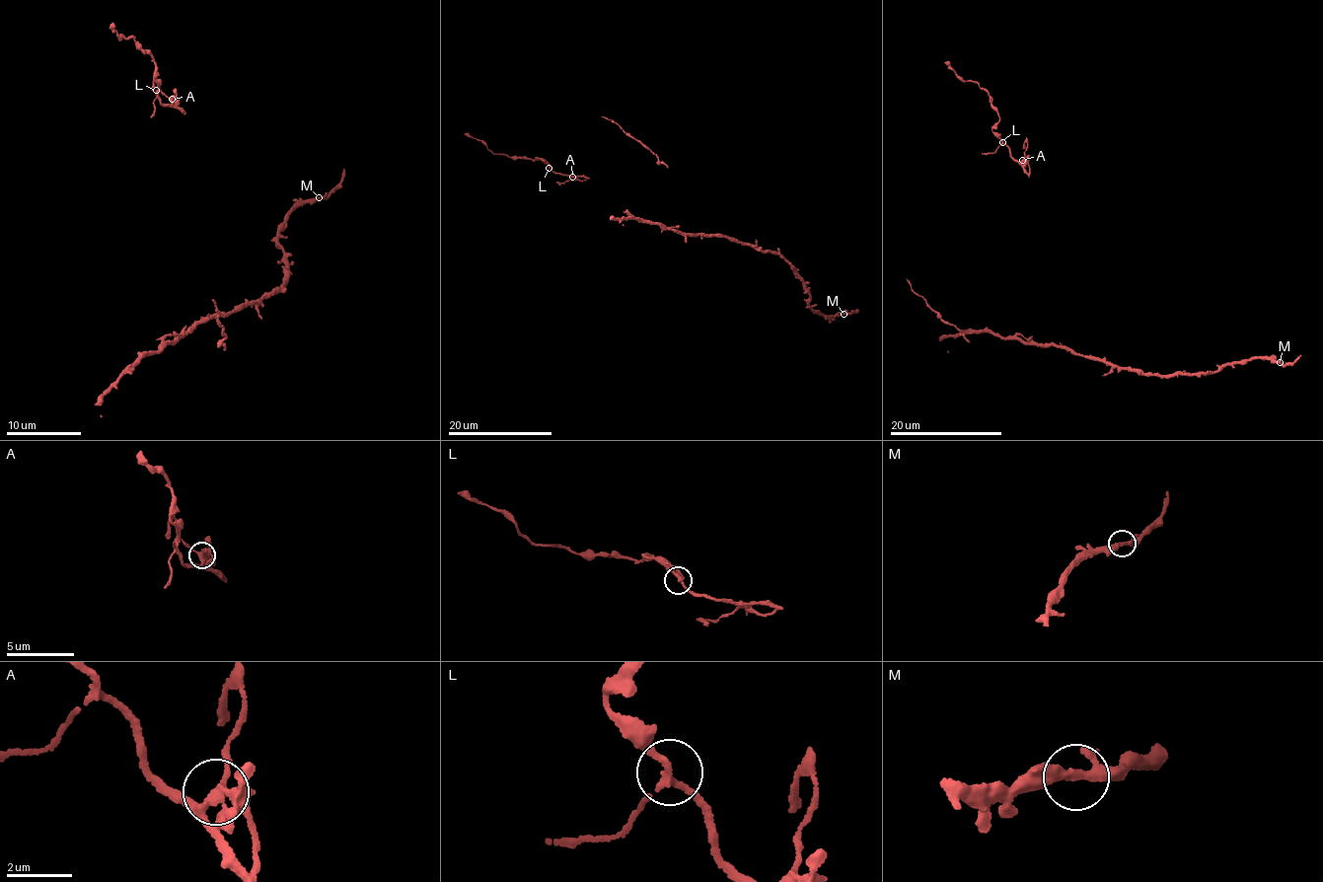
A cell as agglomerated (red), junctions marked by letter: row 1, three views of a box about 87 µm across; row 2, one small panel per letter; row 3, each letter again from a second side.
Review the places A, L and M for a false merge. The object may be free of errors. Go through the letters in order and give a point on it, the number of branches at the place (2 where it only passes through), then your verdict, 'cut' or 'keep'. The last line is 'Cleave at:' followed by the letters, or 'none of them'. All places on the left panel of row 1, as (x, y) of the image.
A: at (172, 99); 5 branches meet; cut
L: at (156, 90); 3 branches meet; keep
M: at (319, 197); 3 branches meet; keep
Cleave at: A

